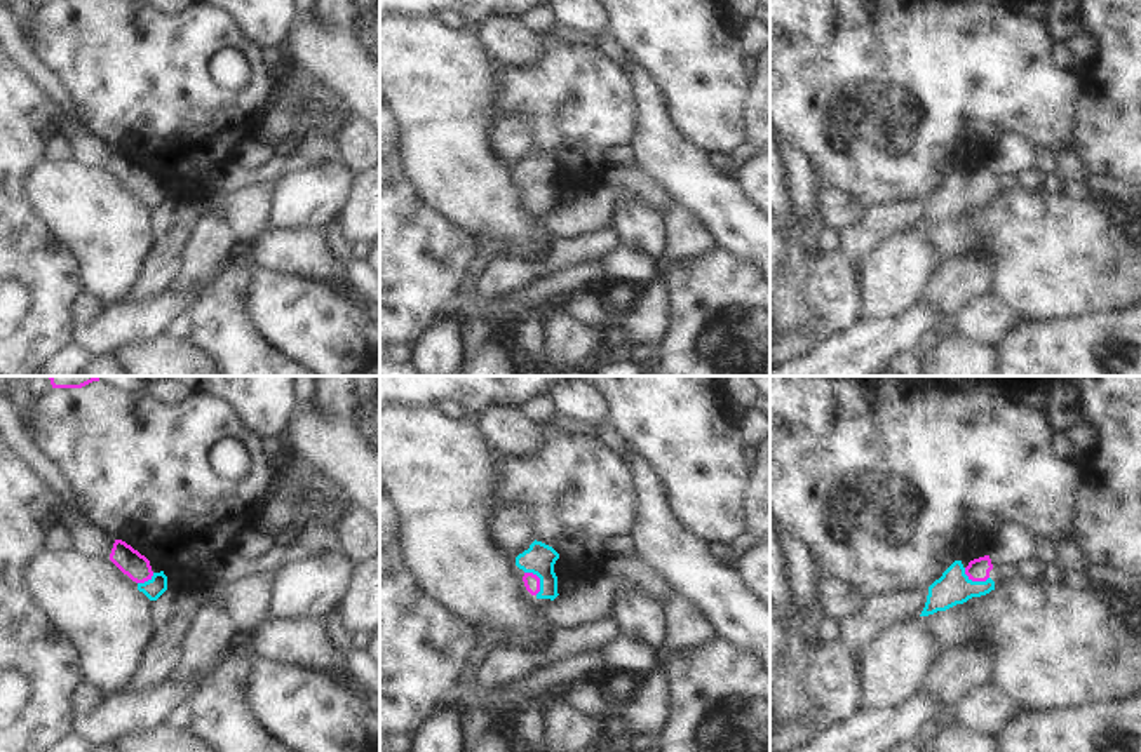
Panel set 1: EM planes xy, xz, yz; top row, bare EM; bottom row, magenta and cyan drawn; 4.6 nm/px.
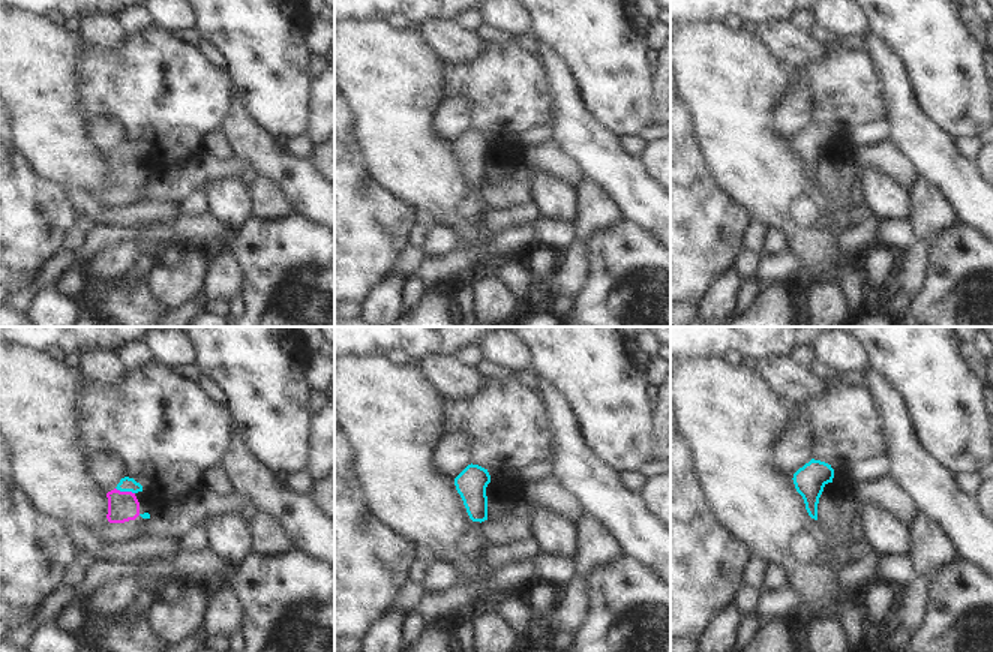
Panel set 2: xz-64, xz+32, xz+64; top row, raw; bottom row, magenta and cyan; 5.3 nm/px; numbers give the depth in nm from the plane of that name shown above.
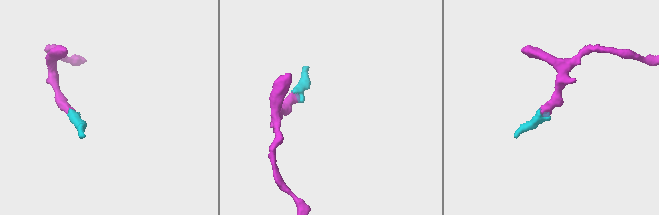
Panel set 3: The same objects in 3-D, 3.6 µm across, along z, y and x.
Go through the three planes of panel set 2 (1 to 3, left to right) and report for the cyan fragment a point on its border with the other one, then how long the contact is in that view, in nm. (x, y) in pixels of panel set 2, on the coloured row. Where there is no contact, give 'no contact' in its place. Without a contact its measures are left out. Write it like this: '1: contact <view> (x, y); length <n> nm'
1: contact xz-64 (125, 492); length 110 nm
2: no contact
3: no contact

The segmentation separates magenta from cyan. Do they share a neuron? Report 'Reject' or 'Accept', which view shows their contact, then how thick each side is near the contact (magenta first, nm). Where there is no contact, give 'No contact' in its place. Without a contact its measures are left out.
Accept. Touches magenta in xz. Thickness 80 nm (magenta) against 140 nm

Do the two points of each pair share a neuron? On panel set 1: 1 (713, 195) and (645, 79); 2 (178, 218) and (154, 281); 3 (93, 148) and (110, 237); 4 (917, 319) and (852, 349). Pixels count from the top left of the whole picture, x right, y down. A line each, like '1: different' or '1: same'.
1: same
2: same
3: different
4: same

